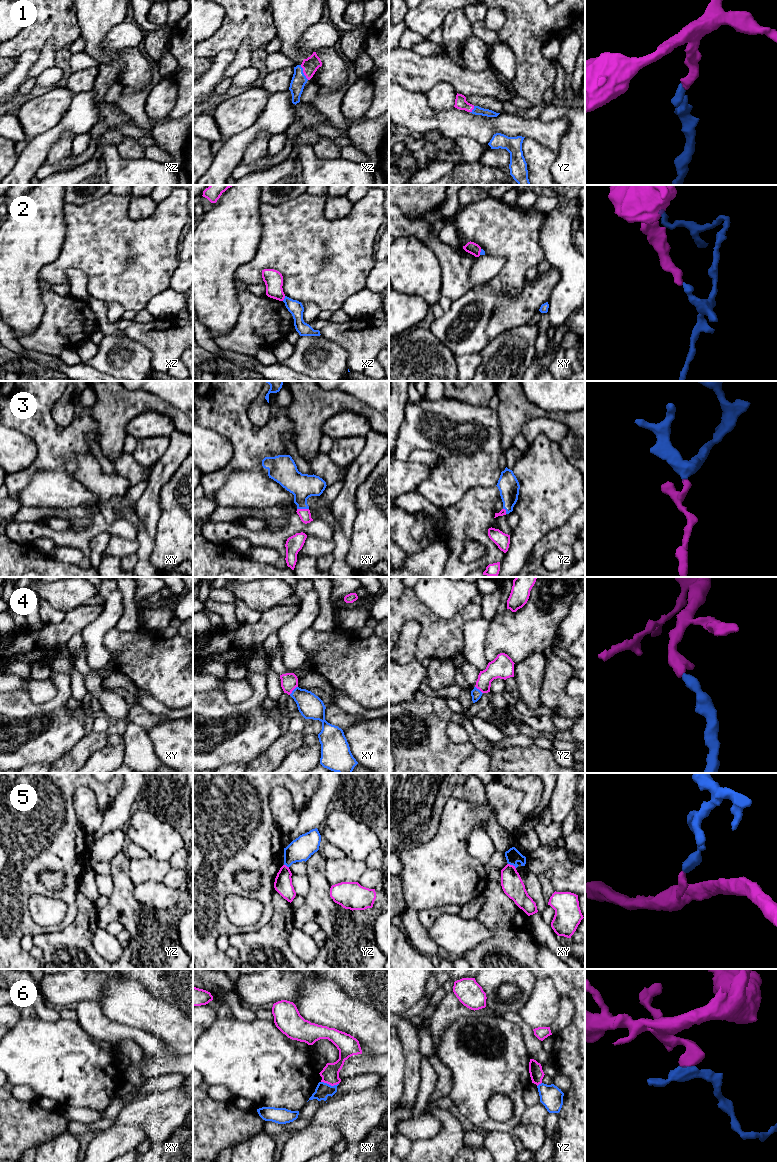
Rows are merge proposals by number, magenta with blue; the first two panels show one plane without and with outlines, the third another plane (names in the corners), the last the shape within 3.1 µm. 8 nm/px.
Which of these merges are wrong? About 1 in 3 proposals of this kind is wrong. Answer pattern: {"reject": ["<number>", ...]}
{"reject": ["2", "5", "6"]}

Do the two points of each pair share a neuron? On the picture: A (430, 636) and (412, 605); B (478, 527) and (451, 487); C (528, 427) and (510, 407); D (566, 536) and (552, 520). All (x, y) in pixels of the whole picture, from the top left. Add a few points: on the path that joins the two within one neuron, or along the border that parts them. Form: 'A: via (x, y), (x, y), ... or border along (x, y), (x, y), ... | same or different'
A: via (430, 628), (430, 623), (420, 613) | same
B: border along (479, 486), (470, 488), (454, 504), (438, 508) | different
C: border along (548, 417), (530, 418), (520, 431) | different
D: border along (574, 512), (561, 525), (550, 530), (538, 540) | different

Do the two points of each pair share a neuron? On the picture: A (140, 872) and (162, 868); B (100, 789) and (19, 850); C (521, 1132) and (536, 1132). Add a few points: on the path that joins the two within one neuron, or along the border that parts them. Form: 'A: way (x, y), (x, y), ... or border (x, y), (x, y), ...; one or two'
A: way (145, 870), (157, 870); one
B: way (77, 783), (74, 783), (30, 827); one
C: way (525, 1132), (532, 1132); one

